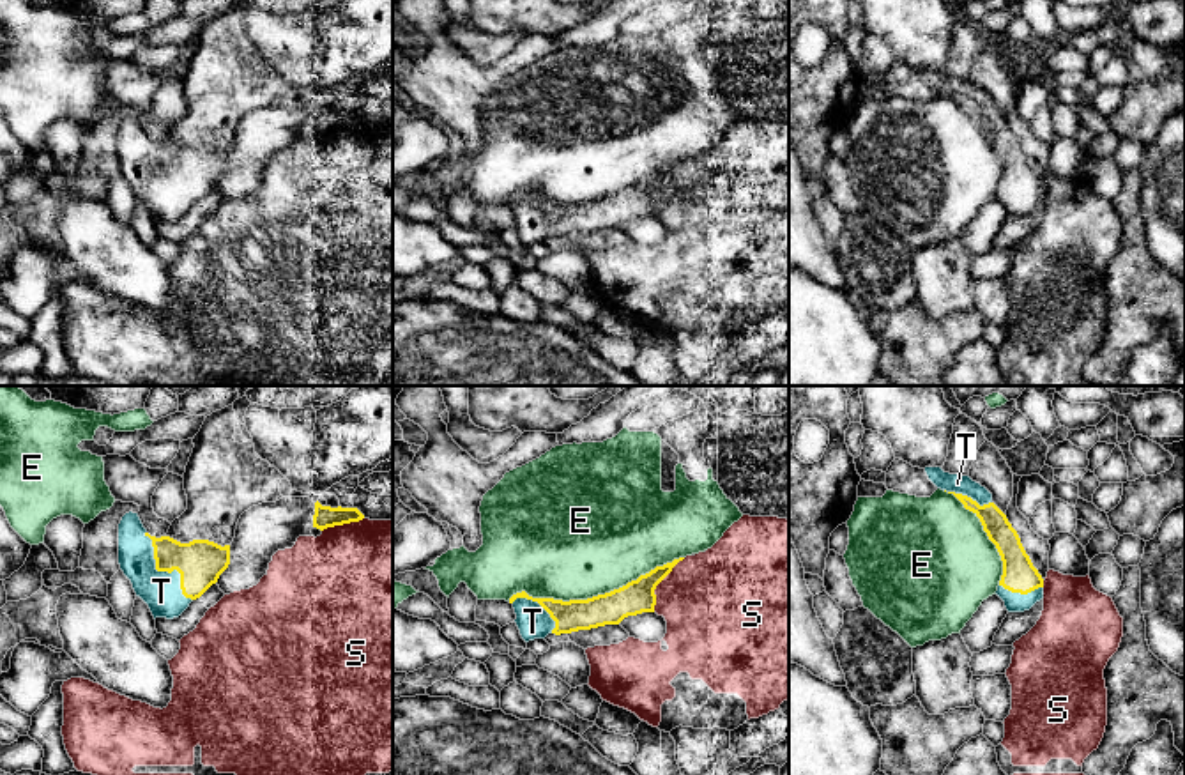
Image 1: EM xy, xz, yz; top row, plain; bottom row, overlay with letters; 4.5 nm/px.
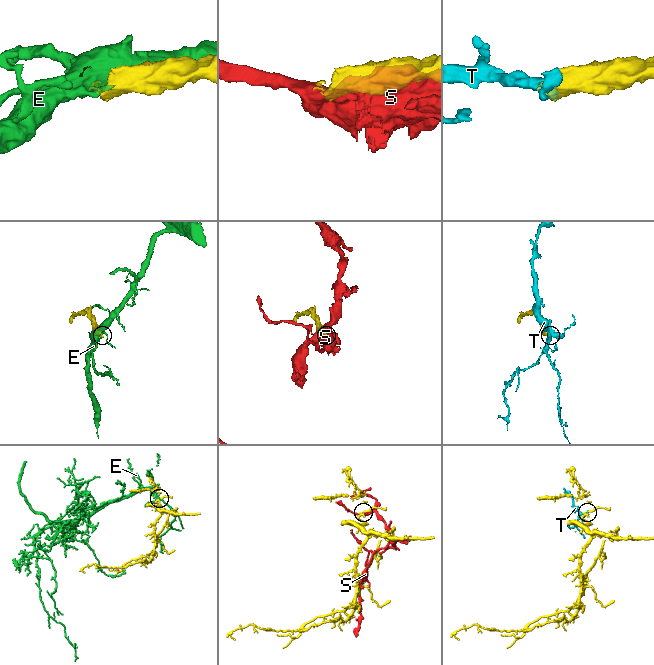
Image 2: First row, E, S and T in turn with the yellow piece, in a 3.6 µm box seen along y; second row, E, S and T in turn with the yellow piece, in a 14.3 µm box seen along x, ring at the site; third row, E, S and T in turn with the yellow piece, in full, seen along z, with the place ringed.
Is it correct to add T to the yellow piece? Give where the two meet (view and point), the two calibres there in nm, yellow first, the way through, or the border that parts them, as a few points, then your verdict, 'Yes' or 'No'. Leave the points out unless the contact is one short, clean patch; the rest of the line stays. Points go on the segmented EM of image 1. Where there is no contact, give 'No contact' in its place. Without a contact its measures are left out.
Touches yellow at xy (163, 570). Thickness 200 nm (yellow) against 180 nm. Yes

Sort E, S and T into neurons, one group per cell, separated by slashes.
E / S / T

